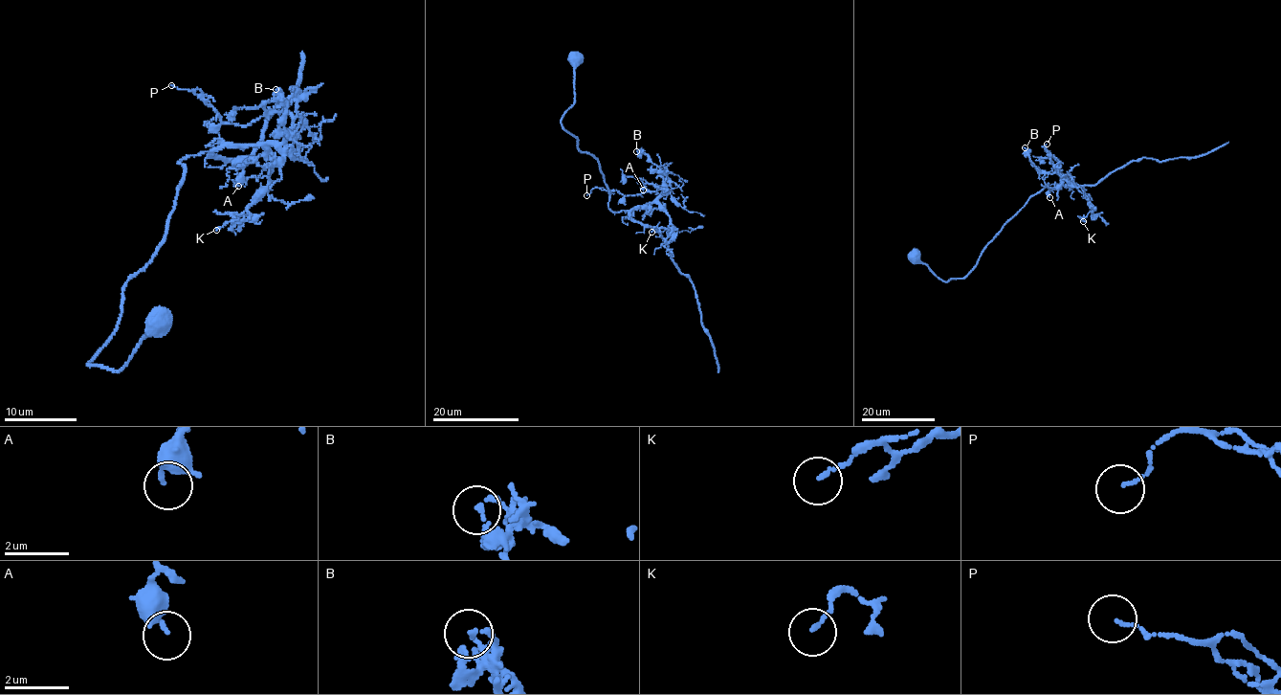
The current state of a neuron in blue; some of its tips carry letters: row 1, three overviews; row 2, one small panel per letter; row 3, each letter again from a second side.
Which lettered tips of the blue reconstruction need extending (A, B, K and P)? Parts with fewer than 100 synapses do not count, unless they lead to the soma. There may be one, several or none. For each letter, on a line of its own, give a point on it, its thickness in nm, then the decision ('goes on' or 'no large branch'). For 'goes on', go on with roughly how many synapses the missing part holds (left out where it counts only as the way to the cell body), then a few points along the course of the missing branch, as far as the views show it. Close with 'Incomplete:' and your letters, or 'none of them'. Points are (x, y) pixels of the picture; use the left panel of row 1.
A: place (238, 186); calibre 260 nm; no large branch
B: place (276, 89); calibre 180 nm; no large branch
K: place (216, 230); calibre 110 nm; no large branch
P: place (171, 85); calibre 70 nm; no large branch
Incomplete: none of them

